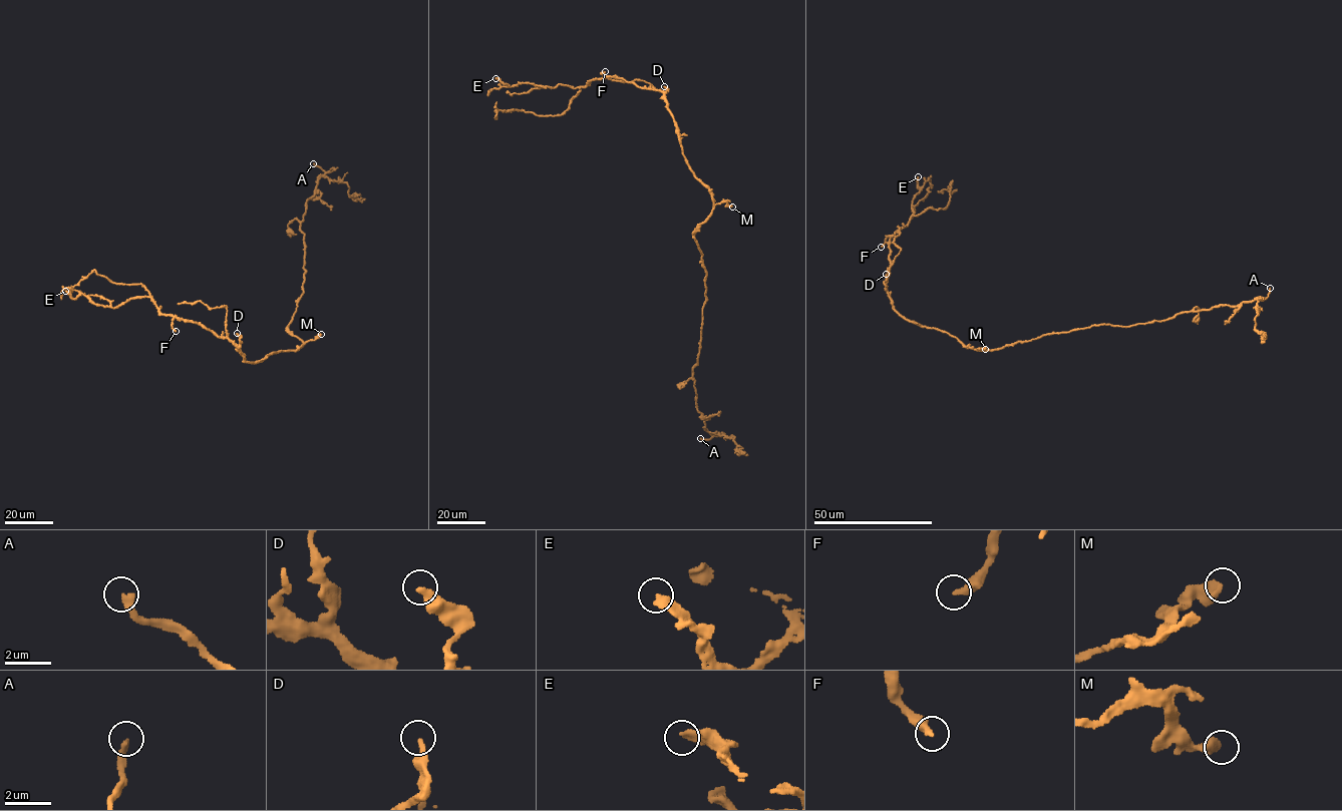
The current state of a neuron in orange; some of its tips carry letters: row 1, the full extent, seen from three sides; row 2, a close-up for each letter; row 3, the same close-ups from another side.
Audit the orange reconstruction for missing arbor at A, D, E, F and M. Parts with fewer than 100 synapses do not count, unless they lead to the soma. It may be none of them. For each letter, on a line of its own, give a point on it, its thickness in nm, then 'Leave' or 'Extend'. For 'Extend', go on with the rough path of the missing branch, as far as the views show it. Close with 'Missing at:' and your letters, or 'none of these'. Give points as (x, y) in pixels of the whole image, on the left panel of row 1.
A: Place: (313, 163). Thickness 280 nm. Extend. Course of what is missing: (313, 163), (306, 149), (294, 151), (278, 134), (267, 136)
D: Place: (237, 333). Thickness 340 nm. Leave
E: Place: (65, 291). Thickness 320 nm. Leave
F: Place: (176, 331). Thickness 300 nm. Leave
M: Place: (321, 334). Thickness 420 nm. Leave
Missing at: A

